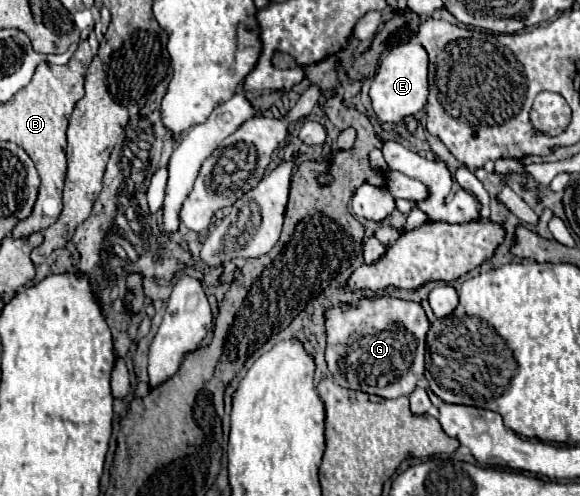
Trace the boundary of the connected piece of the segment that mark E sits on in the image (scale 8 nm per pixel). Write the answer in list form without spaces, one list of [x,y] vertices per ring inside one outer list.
[[[418,41],[396,45],[380,61],[380,67],[370,85],[372,109],[384,123],[400,123],[406,115],[416,115],[428,97],[428,53]]]

